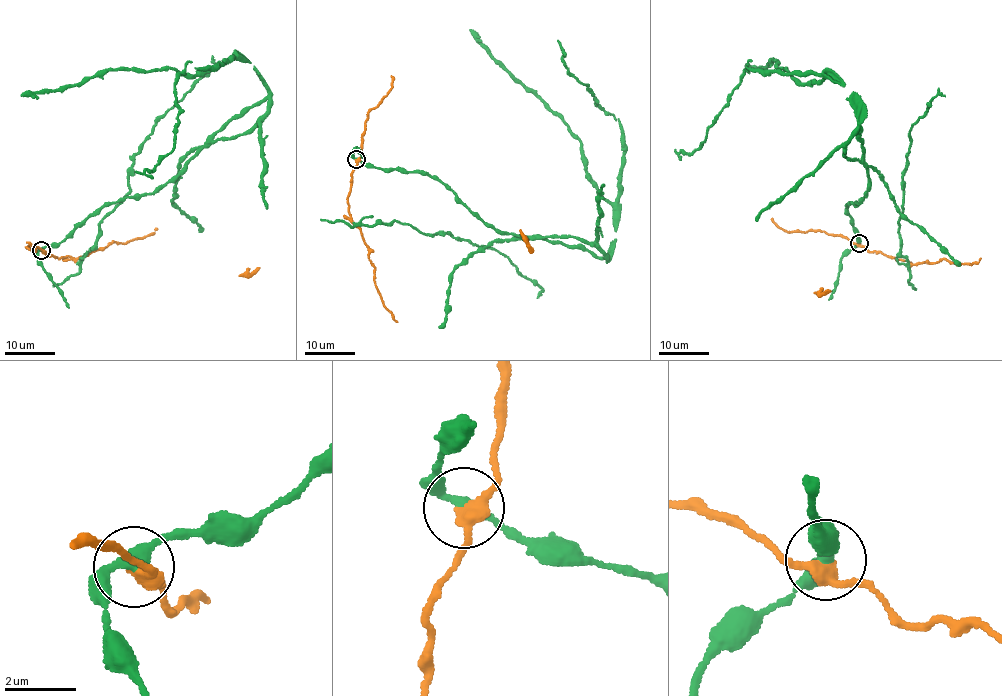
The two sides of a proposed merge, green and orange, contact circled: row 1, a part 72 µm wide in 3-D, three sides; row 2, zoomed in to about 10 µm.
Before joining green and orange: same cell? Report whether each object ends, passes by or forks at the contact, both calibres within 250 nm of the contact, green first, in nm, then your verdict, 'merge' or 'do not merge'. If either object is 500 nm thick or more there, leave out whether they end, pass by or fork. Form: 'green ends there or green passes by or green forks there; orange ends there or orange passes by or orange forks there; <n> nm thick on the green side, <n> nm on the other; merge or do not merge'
green passes by; orange passes by; 320 nm thick on the green side, 340 nm on the other; do not merge

